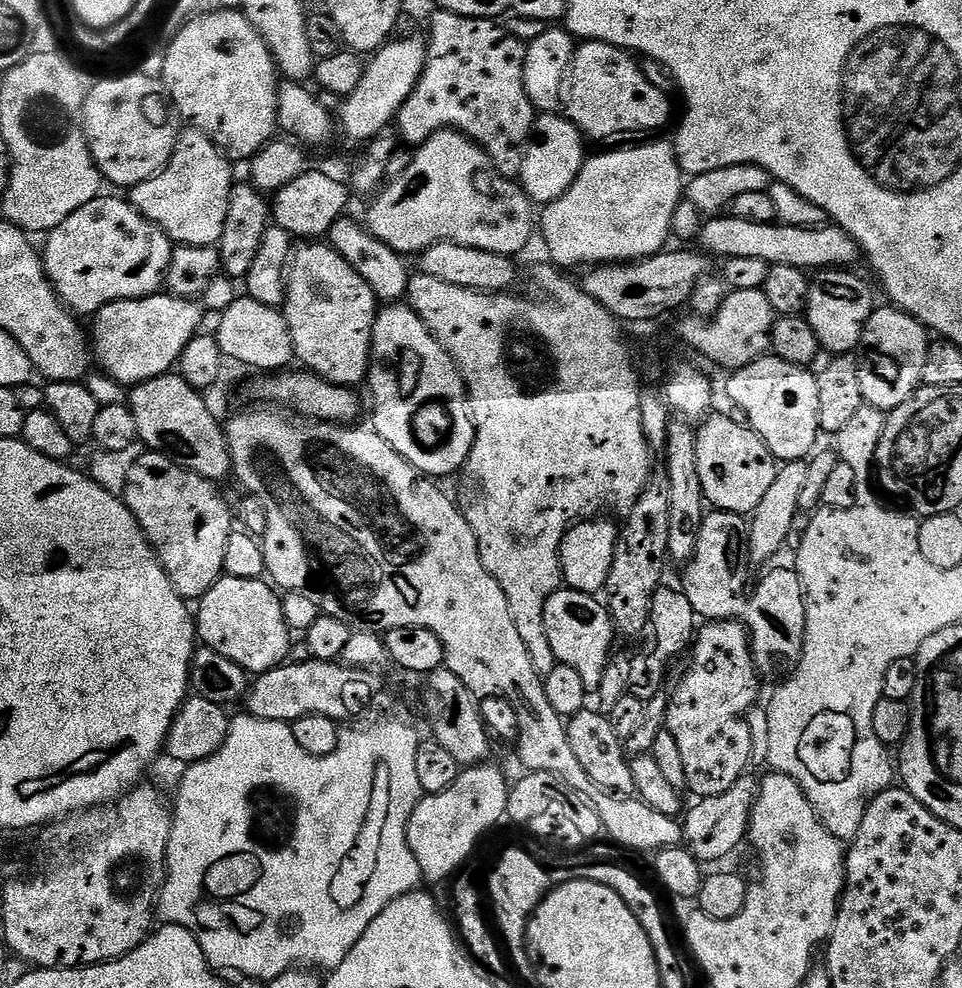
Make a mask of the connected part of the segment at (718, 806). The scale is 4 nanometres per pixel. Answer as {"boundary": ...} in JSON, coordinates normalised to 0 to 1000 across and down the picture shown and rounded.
{"boundary":[[[774,783],[769,786],[755,804],[745,806],[729,806],[722,811],[723,815],[716,817],[709,826],[711,839],[710,853],[716,862],[722,864],[729,872],[735,870],[753,870],[769,853],[779,849],[778,833],[782,827],[782,818],[786,815],[788,805],[787,786]]]}

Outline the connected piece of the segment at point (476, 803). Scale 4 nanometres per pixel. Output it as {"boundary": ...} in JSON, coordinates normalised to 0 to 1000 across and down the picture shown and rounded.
{"boundary":[[[504,771],[483,776],[467,798],[437,809],[424,830],[424,855],[442,892],[465,892],[485,876],[482,873],[485,872],[486,865],[494,860],[495,853],[520,829],[525,829],[529,801],[530,789],[527,789],[511,771]]]}

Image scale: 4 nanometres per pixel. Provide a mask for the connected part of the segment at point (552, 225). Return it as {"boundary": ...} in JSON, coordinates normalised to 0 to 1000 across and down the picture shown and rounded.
{"boundary":[[[682,142],[679,146],[665,146],[662,150],[644,150],[641,154],[628,154],[625,158],[612,157],[608,161],[605,172],[601,176],[601,180],[593,188],[593,192],[588,192],[588,196],[584,196],[580,200],[576,200],[576,204],[564,207],[562,217],[559,219],[559,235],[565,238],[565,247],[570,250],[569,262],[573,264],[579,272],[595,273],[590,271],[603,271],[608,269],[619,269],[621,267],[648,267],[650,265],[660,265],[669,263],[674,259],[681,259],[683,255],[691,254],[693,243],[696,243],[699,233],[699,222],[701,221],[701,213],[707,206],[709,199],[713,194],[713,182],[709,177],[709,171],[705,161],[705,154],[702,149],[699,150],[690,142]]]}

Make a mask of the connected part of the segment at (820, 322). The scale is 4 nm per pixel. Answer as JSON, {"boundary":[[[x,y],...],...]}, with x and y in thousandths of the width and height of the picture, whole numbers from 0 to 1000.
{"boundary":[[[852,273],[840,288],[838,319],[850,338],[853,353],[861,358],[886,358],[893,353],[898,327],[909,314],[906,296],[886,273]]]}

